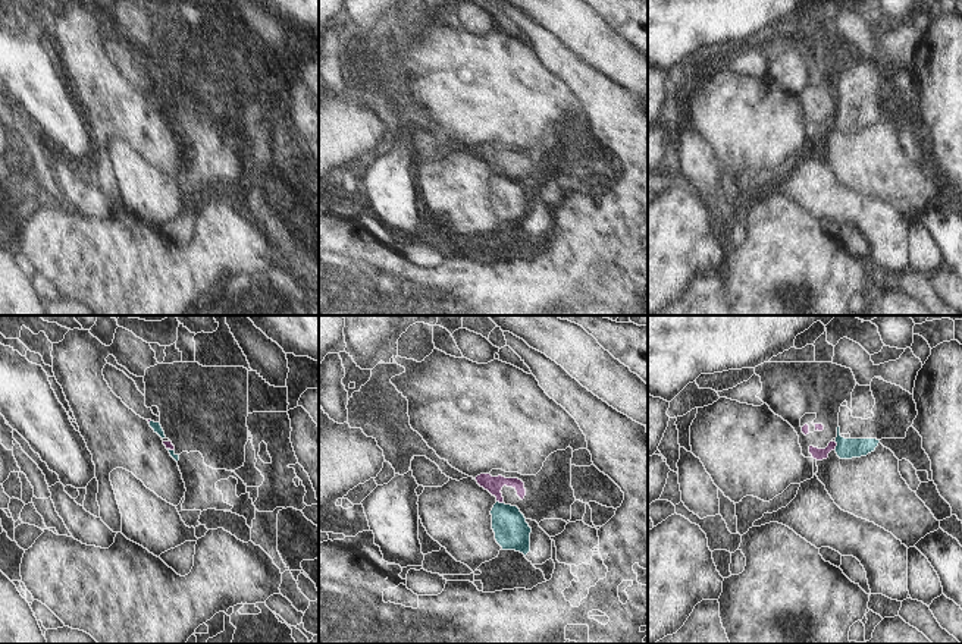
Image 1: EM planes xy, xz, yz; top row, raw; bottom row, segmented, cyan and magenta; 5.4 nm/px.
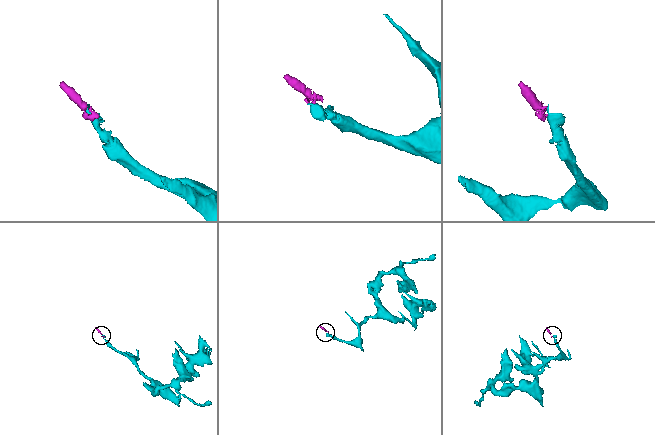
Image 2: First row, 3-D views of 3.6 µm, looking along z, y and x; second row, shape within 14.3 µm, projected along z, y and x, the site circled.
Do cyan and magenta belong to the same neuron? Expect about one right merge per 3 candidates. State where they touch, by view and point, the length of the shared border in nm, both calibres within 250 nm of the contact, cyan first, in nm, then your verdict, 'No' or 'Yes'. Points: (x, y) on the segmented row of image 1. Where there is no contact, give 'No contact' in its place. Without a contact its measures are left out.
Touches cyan at yz (836, 446). Shared border 50 nm. Thickness 110 nm (cyan) against 70 nm. No

